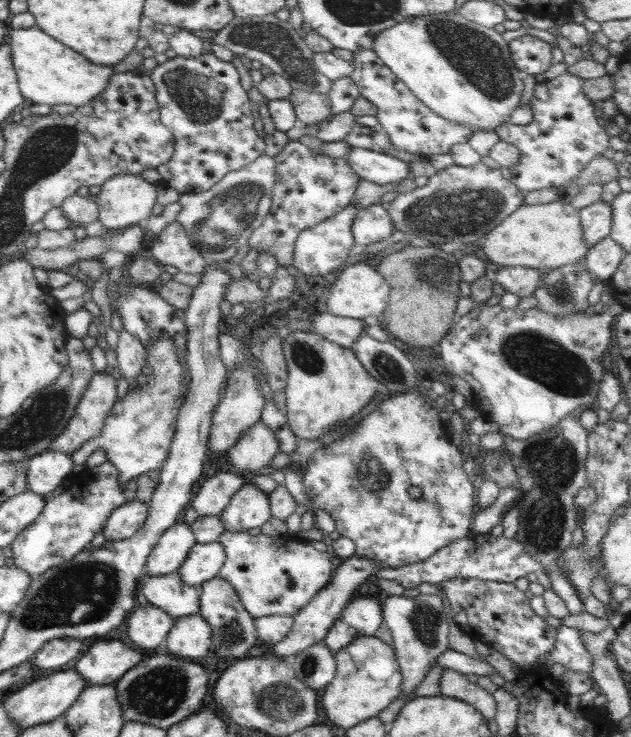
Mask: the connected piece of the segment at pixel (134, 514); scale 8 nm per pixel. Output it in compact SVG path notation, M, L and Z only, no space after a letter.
M130 500L119 506L108 517L102 534L106 541L126 541L136 534L148 517L148 504Z

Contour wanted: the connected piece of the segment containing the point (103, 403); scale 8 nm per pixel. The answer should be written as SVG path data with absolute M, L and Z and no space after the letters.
M96 371L88 383L88 387L78 404L76 413L68 422L67 428L50 443L48 450L60 452L71 457L72 454L79 450L78 448L80 448L84 442L88 442L88 440L99 436L105 428L105 421L107 420L110 410L116 405L117 397L116 380L111 376L110 371Z

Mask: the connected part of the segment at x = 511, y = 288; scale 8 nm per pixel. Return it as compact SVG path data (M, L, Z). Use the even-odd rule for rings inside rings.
M503 267L496 272L496 284L500 284L505 292L512 292L520 298L524 298L534 294L534 289L540 283L539 269L530 267Z

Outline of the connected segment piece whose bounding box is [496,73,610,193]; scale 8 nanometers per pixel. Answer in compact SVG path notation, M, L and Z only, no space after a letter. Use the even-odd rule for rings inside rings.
M572 73L538 82L529 100L533 120L526 125L508 124L496 130L500 140L514 144L520 150L520 162L512 166L510 172L511 181L521 192L566 186L590 160L610 147L610 136L596 117L594 102L584 95L582 86L584 79Z

